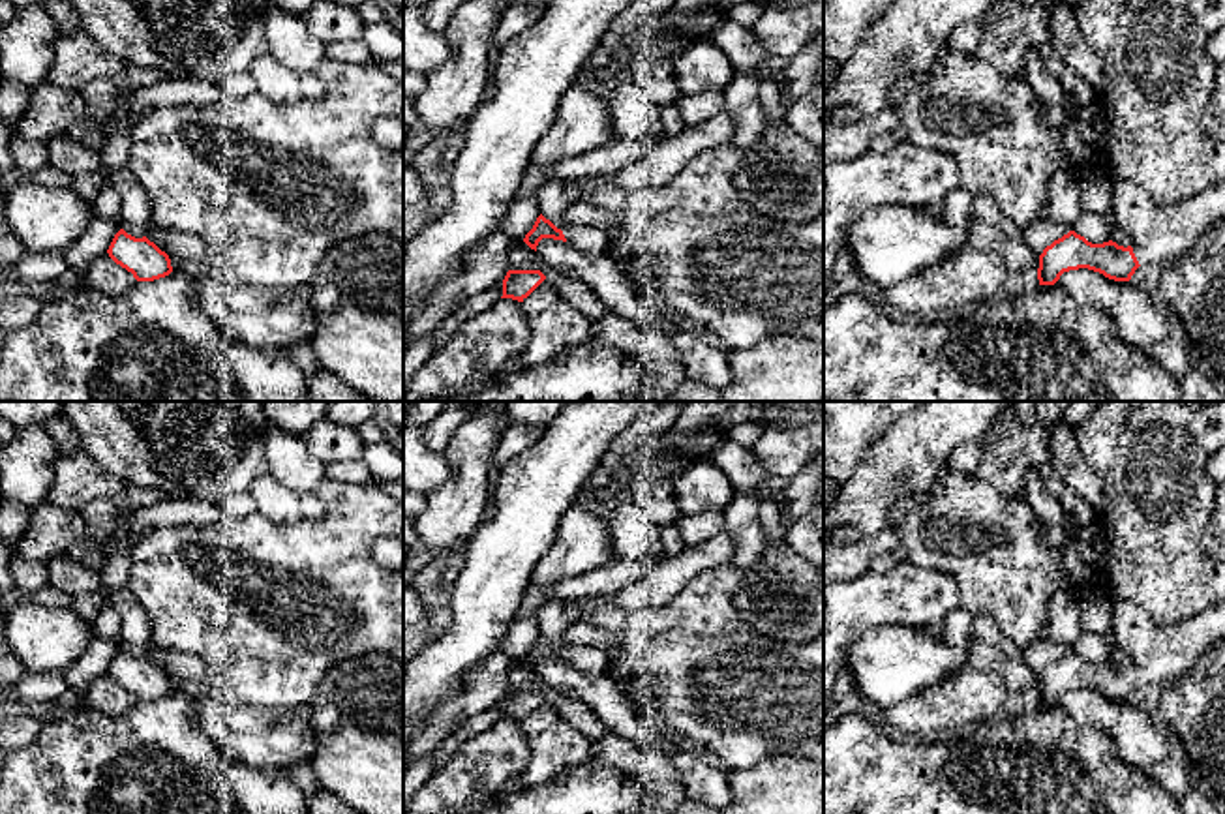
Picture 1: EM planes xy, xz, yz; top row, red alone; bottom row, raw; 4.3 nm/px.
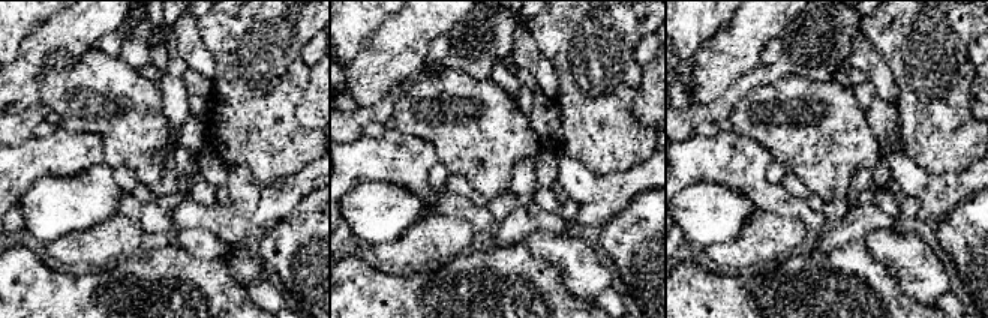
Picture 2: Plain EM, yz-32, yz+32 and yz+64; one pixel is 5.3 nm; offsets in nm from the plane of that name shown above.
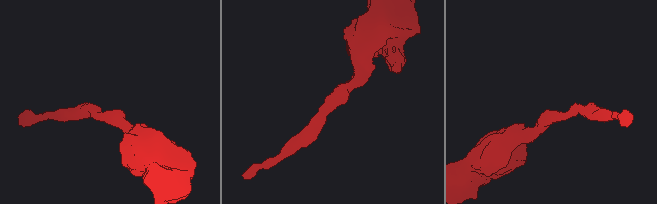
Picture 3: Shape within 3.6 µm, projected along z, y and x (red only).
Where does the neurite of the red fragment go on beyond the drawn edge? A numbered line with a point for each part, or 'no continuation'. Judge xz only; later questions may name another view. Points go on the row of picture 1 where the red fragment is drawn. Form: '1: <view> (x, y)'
1: xz (556, 325)

